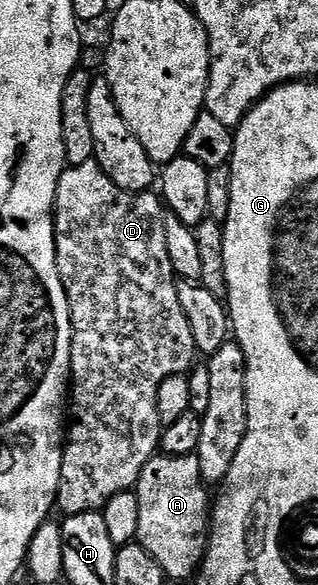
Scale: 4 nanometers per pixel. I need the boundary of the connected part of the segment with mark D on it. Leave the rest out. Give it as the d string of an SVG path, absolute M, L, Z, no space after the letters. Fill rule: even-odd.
M94 161L77 165L76 167L68 166L59 178L57 185L57 193L55 194L55 260L57 261L57 273L63 282L63 288L67 294L69 301L69 309L71 310L71 378L69 380L69 415L75 420L70 420L69 430L65 435L65 446L63 448L63 464L61 465L61 481L59 482L59 497L57 500L58 510L63 510L64 516L76 515L77 513L85 513L86 511L99 511L113 497L117 497L117 493L132 490L138 484L141 477L141 469L145 469L145 465L150 459L154 459L159 451L159 437L161 434L161 424L157 417L157 389L161 389L161 381L165 381L165 377L173 377L174 375L187 375L188 372L196 366L197 352L195 342L193 341L193 329L189 329L189 317L185 317L185 309L181 309L181 301L177 297L177 289L179 283L173 265L169 261L169 248L165 246L165 229L163 228L163 216L165 214L164 204L161 202L160 196L154 190L150 191L126 191L116 185L110 177L101 169L101 165Z

